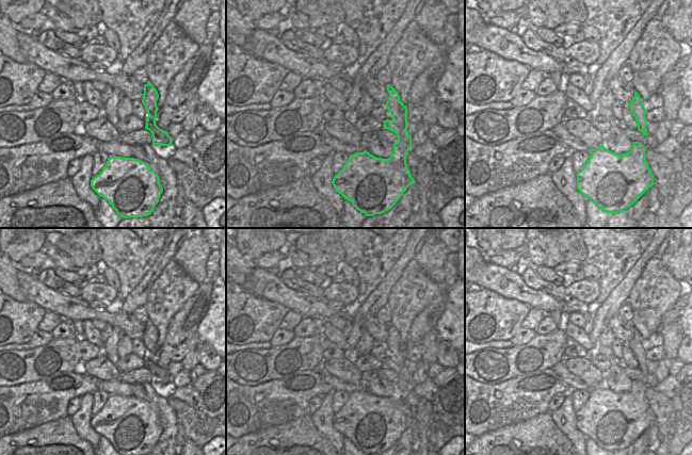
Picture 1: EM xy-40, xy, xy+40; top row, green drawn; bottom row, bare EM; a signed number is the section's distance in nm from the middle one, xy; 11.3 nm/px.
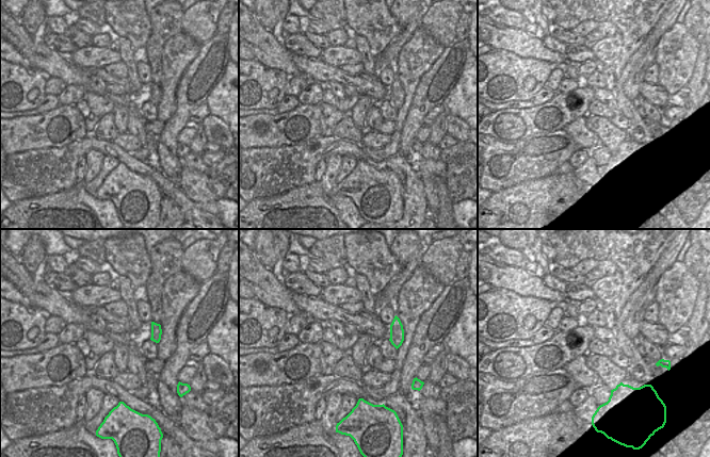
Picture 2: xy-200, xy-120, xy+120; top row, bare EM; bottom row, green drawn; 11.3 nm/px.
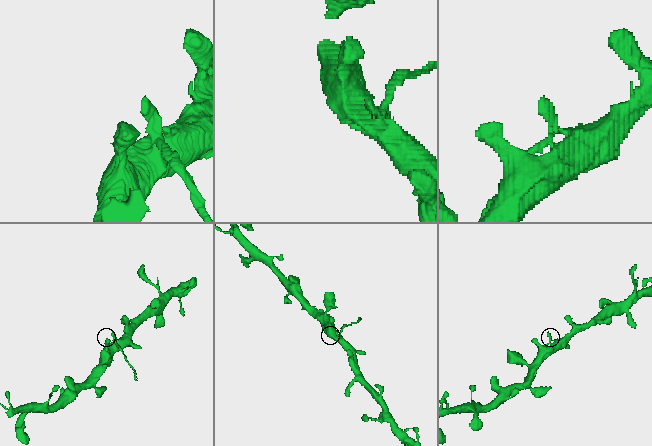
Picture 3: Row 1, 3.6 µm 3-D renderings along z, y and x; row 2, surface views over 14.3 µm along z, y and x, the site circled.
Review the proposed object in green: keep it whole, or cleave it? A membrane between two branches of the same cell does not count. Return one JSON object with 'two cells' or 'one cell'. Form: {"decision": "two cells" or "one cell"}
{"decision": "two cells"}

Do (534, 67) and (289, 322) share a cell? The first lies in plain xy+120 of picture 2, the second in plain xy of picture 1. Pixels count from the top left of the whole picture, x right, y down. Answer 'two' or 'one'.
two

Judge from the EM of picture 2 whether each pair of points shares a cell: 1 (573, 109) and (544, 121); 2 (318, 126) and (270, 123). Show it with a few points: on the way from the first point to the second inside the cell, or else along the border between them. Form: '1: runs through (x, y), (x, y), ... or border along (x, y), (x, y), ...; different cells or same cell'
1: runs through (565, 109), (551, 116); same cell
2: runs through (306, 126), (281, 126); same cell

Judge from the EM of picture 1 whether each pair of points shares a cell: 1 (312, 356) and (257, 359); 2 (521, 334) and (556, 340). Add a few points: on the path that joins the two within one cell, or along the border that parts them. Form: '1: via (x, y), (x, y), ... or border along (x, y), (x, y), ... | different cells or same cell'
1: via (299, 355), (289, 359), (276, 359), (271, 354) | same cell
2: border along (537, 335), (524, 344), (513, 346) | different cells

